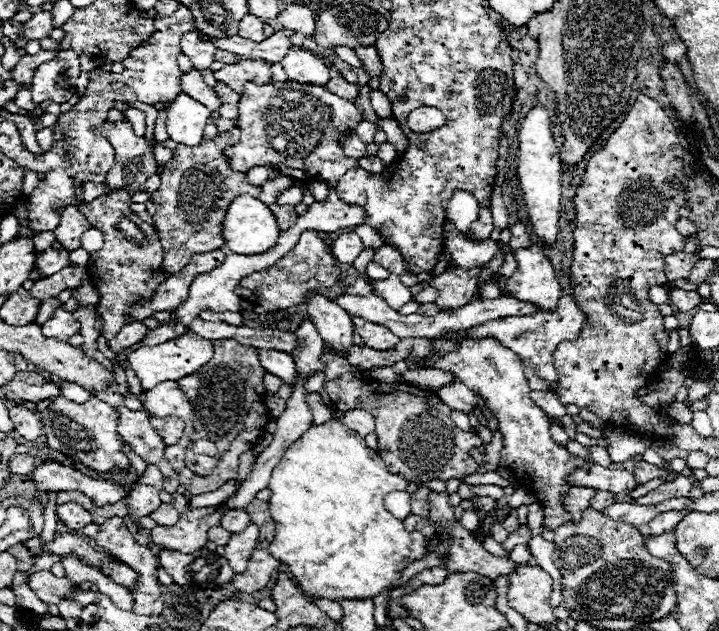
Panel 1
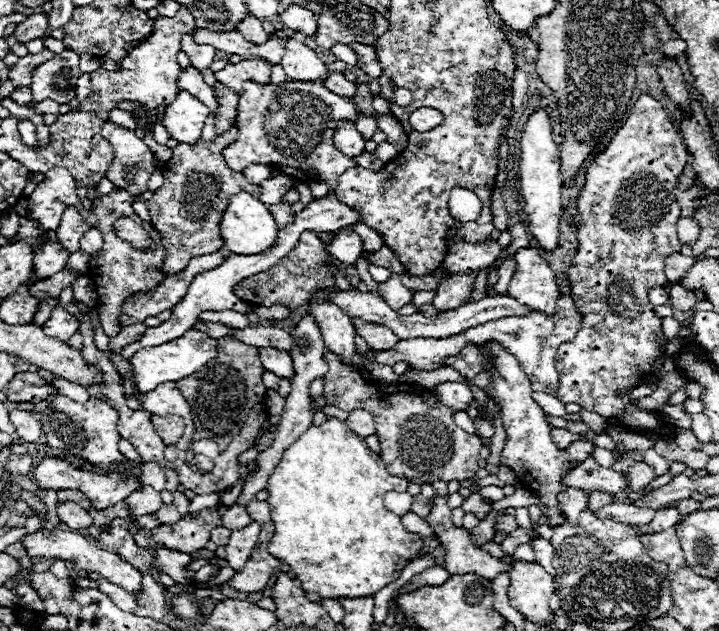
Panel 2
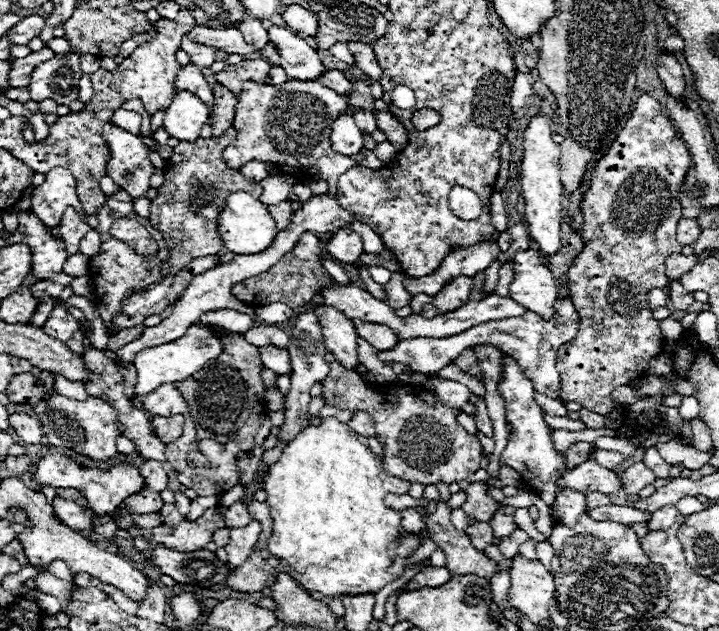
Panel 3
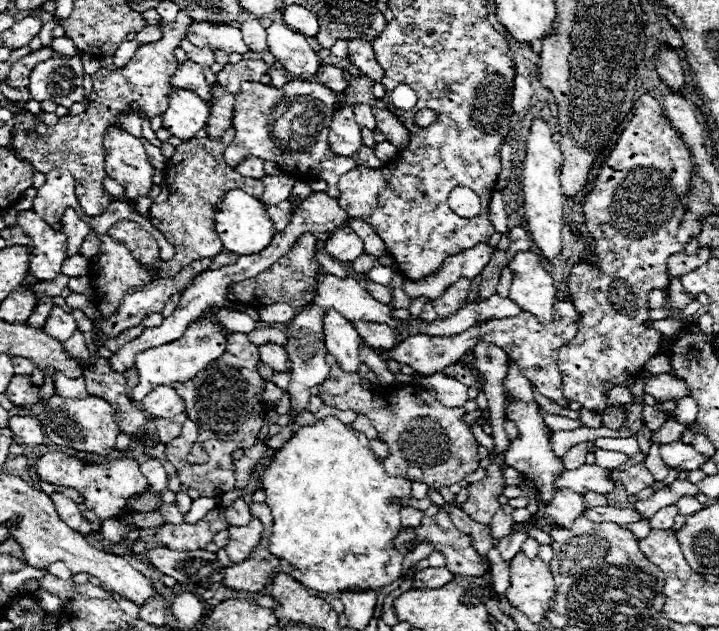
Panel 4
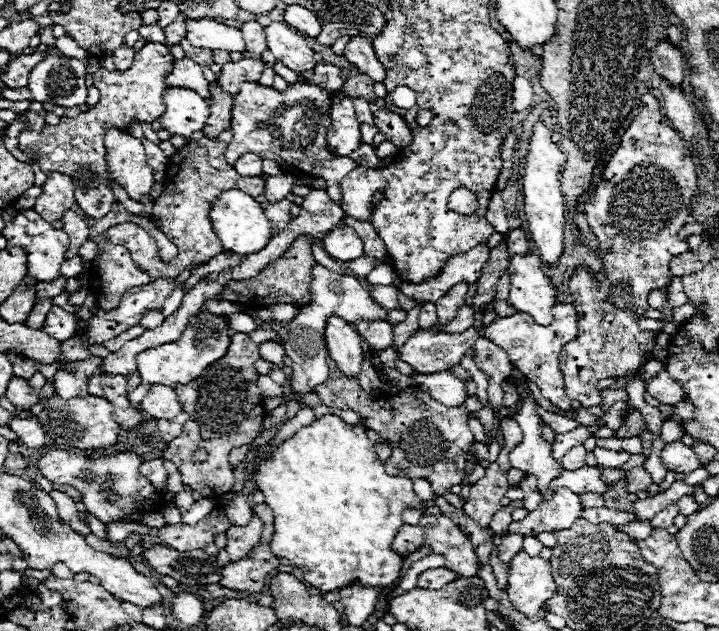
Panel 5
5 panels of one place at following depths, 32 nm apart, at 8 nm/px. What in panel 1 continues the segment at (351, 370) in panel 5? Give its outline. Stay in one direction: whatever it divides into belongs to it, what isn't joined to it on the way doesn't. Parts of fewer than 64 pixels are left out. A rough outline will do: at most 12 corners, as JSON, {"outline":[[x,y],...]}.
{"outline":[[312,294],[306,312],[322,340],[338,350],[354,346],[354,324],[334,300]]}

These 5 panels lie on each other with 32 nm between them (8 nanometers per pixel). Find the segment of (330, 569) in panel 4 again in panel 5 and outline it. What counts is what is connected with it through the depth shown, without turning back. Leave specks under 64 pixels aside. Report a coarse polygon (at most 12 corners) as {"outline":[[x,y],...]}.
{"outline":[[324,414],[252,466],[270,552],[332,592],[400,576],[410,478]]}

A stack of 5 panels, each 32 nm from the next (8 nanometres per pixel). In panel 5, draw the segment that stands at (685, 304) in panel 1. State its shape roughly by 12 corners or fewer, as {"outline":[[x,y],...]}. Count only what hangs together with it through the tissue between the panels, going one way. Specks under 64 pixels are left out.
{"outline":[[672,276],[666,288],[666,304],[684,306],[682,280]]}

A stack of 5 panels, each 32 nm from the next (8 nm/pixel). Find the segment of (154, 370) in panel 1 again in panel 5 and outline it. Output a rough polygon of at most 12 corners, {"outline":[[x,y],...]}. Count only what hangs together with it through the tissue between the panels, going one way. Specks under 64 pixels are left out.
{"outline":[[206,308],[176,342],[136,356],[142,386],[188,384],[230,346],[228,318]]}

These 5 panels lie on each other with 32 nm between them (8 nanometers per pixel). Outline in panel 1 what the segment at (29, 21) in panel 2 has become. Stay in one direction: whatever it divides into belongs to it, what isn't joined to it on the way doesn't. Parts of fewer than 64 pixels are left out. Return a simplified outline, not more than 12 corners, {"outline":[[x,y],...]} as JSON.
{"outline":[[38,12],[22,26],[26,40],[42,40],[52,32],[52,14]]}

